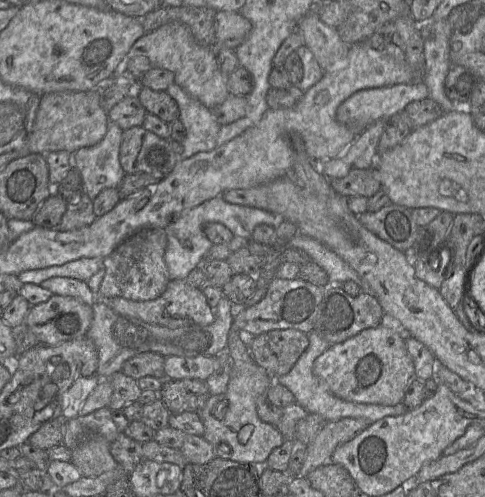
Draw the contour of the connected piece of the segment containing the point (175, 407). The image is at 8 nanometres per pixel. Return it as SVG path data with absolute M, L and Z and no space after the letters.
M164 379L158 399L170 414L197 412L210 396L205 381L199 379Z

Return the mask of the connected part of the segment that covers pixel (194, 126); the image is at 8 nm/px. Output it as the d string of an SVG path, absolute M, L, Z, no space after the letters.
M175 83L171 84L166 92L177 102L179 120L186 130L185 138L181 142L183 147L181 159L216 148L221 126L213 109L203 105Z

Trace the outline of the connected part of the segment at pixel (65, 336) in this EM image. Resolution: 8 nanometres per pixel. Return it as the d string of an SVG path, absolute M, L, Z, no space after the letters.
M53 294L46 302L31 306L25 324L34 333L40 344L56 346L85 336L93 319L92 308L71 296Z

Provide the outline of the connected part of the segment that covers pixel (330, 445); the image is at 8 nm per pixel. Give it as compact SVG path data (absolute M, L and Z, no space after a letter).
M343 418L326 422L306 448L306 457L297 476L306 477L319 466L332 462L337 447L352 440L370 424L365 418Z

